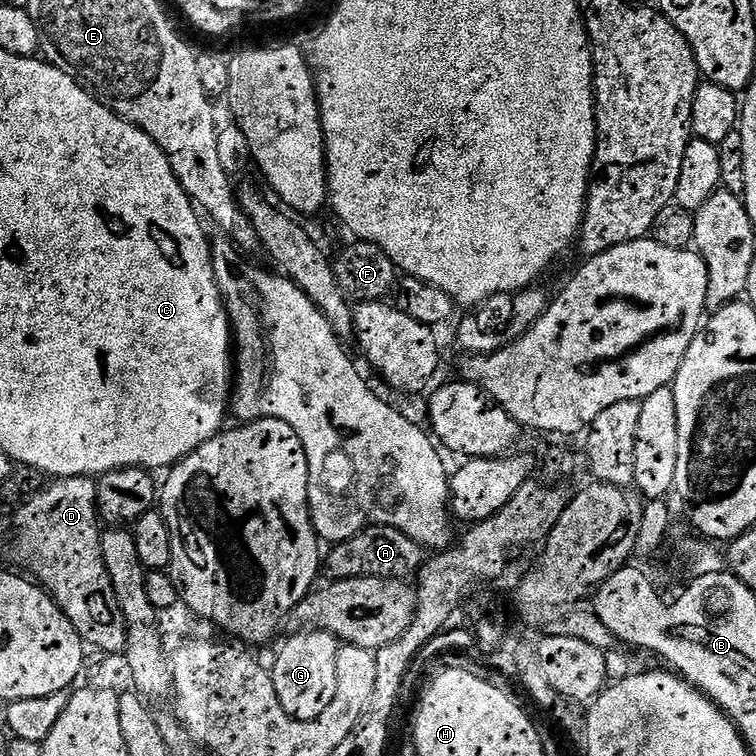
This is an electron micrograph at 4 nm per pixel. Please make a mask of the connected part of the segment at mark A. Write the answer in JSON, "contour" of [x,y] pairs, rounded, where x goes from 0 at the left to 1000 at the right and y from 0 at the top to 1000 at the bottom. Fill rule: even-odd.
{"contour":[[[491,696],[455,717],[443,718],[435,728],[426,741],[426,757],[435,769],[479,762],[532,767],[544,763],[561,742],[556,721],[526,700],[511,696]]]}

